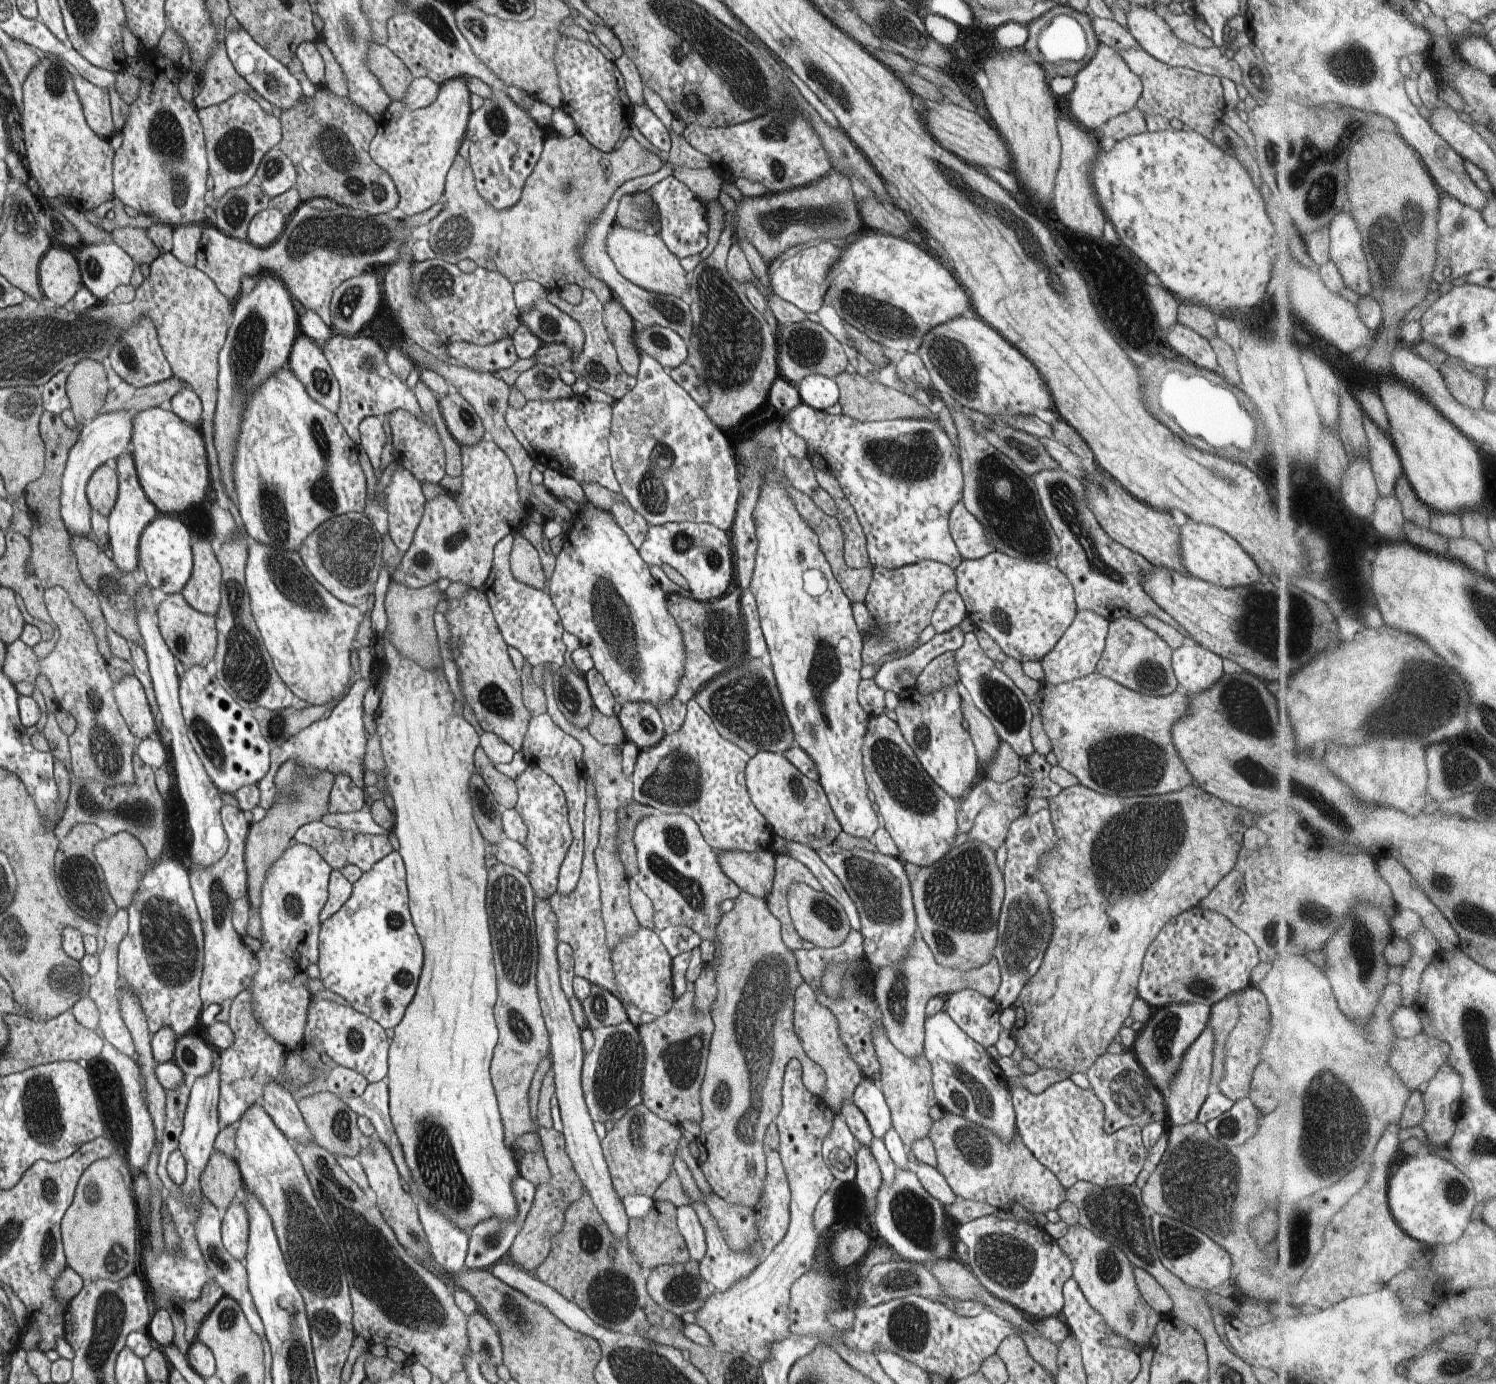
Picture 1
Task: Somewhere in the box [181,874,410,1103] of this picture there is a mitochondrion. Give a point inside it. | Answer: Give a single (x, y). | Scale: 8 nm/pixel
(220, 910)

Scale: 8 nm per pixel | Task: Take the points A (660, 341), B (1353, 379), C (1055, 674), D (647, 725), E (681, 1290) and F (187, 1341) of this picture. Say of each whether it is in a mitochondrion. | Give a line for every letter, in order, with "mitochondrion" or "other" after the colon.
A: mitochondrion
B: other
C: other
D: mitochondrion
E: mitochondrion
F: other

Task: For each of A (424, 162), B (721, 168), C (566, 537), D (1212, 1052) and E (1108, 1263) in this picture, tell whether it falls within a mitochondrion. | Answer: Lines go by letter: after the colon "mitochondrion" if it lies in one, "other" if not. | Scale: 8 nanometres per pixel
A: other
B: other
C: other
D: other
E: mitochondrion

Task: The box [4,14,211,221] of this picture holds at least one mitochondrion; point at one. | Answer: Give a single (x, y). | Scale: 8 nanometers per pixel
(165, 138)

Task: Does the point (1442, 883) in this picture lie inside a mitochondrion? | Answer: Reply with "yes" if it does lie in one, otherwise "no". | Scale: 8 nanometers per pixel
yes

